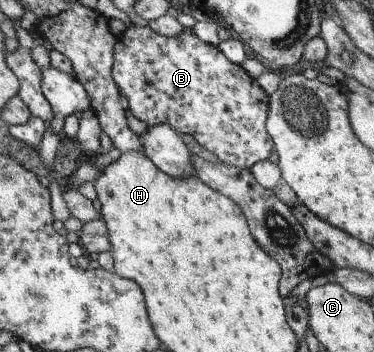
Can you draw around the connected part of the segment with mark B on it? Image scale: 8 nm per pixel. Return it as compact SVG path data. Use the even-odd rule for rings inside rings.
M149 25L127 27L114 46L112 75L123 101L138 127L168 124L177 132L191 134L203 148L213 152L221 163L250 170L256 159L269 158L274 142L268 135L266 120L269 94L251 78L242 65L230 61L218 47L203 42L192 28L185 27L177 36L157 34Z

